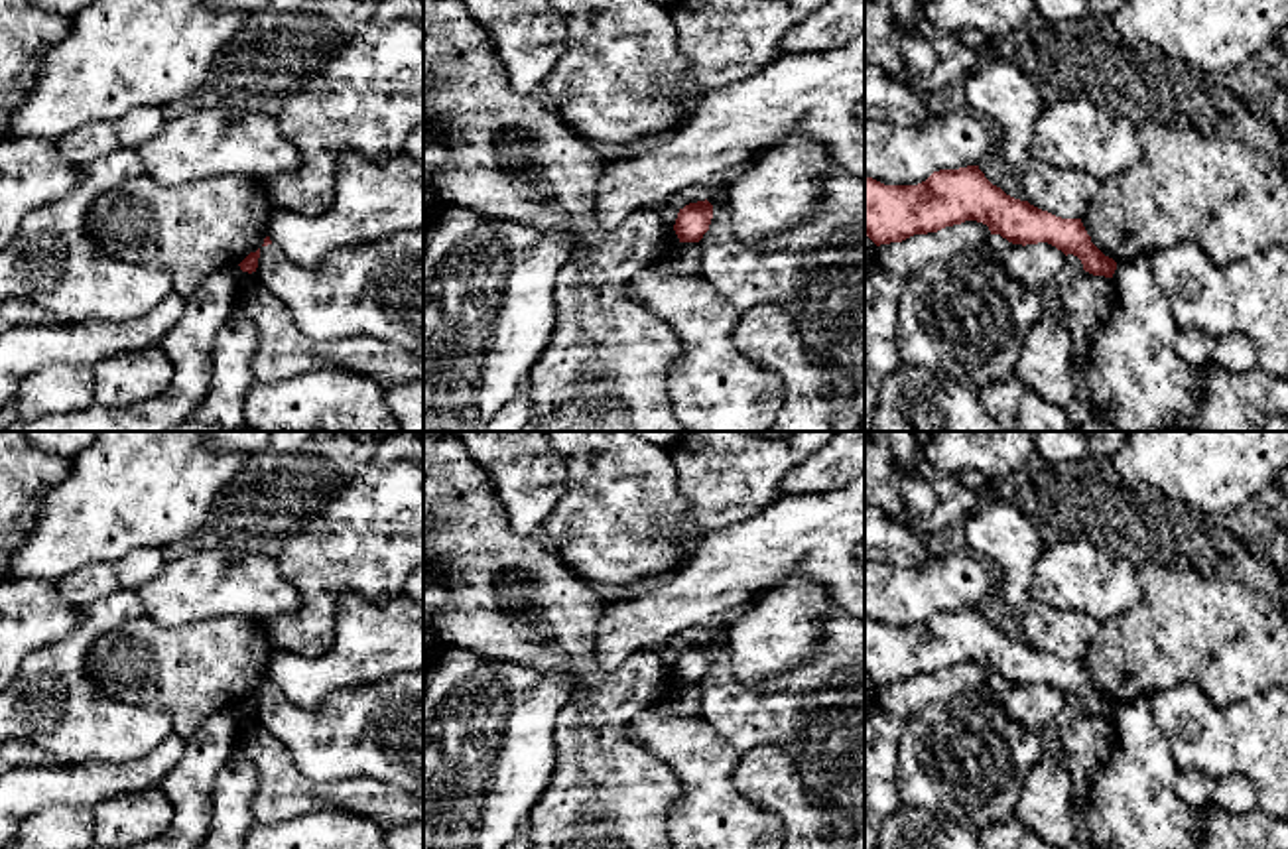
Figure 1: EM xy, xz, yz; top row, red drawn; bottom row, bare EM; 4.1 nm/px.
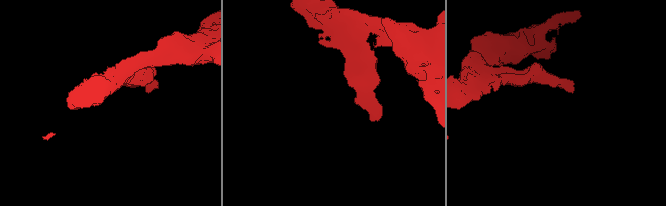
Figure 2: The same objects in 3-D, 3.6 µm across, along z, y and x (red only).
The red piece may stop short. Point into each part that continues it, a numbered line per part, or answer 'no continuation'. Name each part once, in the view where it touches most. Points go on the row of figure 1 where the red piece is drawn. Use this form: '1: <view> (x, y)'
no continuation

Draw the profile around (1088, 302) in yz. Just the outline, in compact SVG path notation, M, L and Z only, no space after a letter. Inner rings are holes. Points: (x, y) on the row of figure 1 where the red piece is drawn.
M1083 272L1073 282L1050 290L1046 305L1073 327L1077 345L1093 343L1097 331L1119 309L1119 292L1113 278Z

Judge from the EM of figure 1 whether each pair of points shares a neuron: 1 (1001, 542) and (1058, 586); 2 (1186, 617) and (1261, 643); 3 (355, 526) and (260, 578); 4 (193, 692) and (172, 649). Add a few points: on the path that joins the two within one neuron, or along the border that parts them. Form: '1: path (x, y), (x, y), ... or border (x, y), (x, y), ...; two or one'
1: border (1046, 548), (1036, 562), (1030, 595), (1056, 609); two
2: path (1204, 627), (1243, 627); one
3: border (276, 560), (282, 576), (300, 597), (298, 611); two
4: path (192, 682), (172, 658); one

